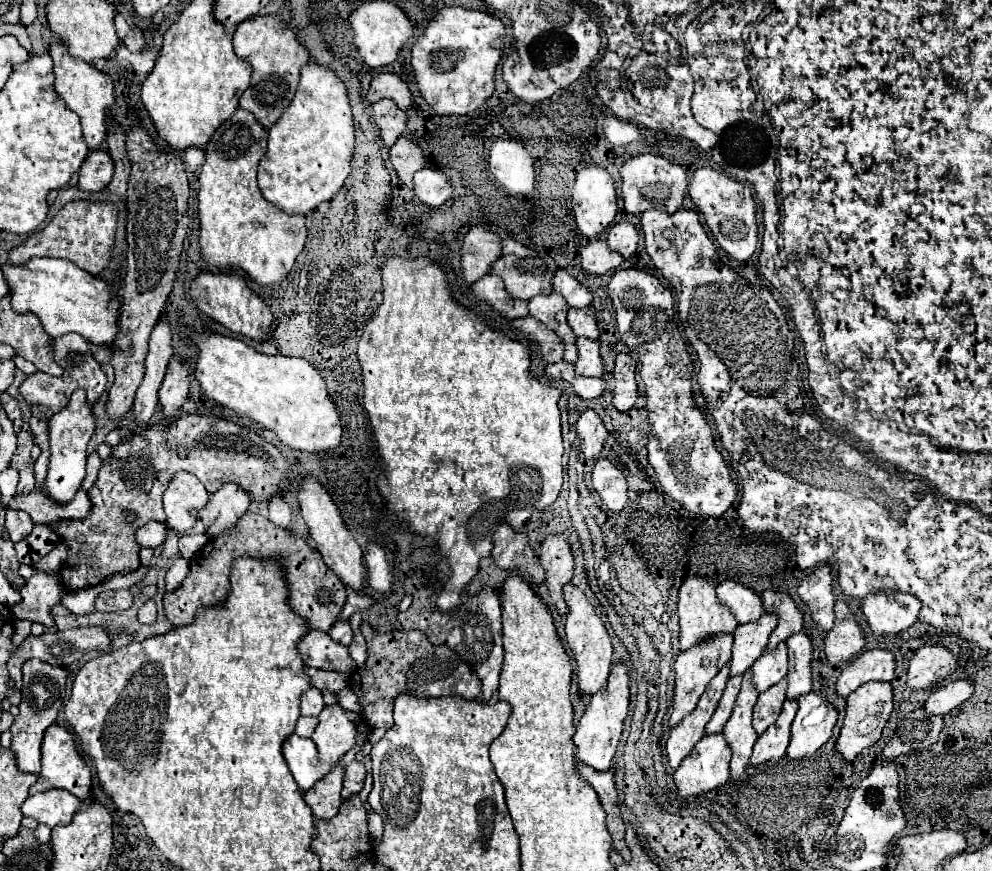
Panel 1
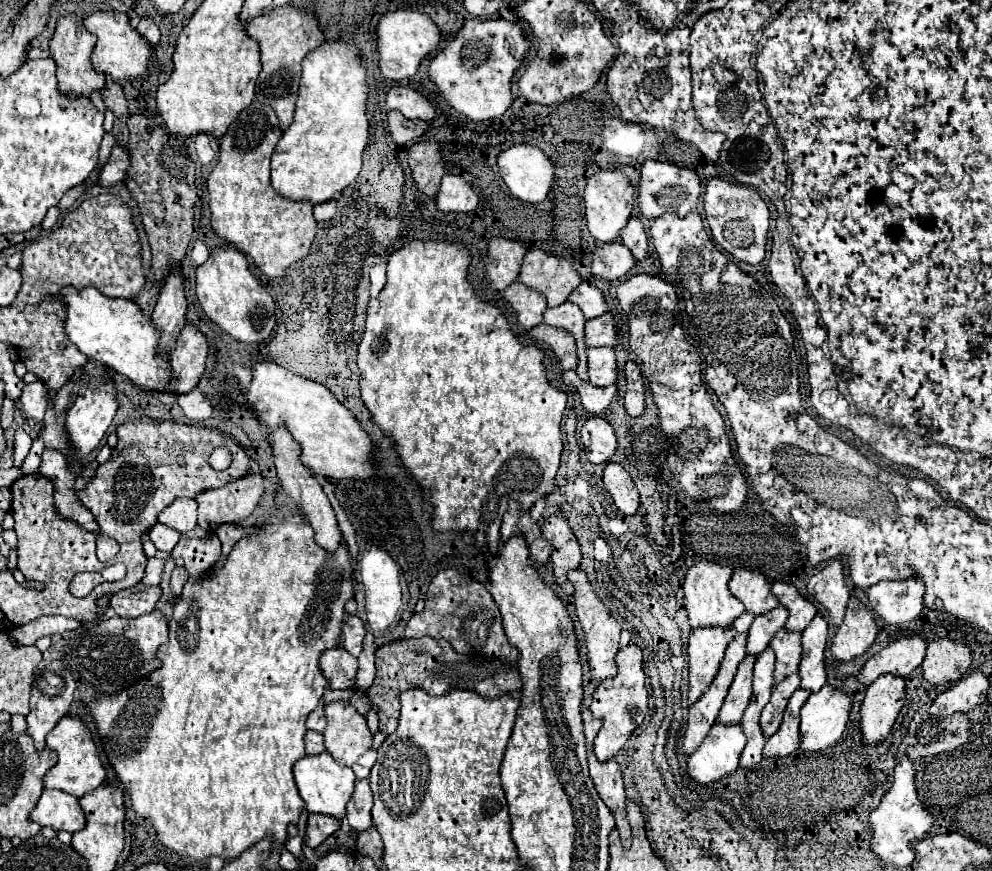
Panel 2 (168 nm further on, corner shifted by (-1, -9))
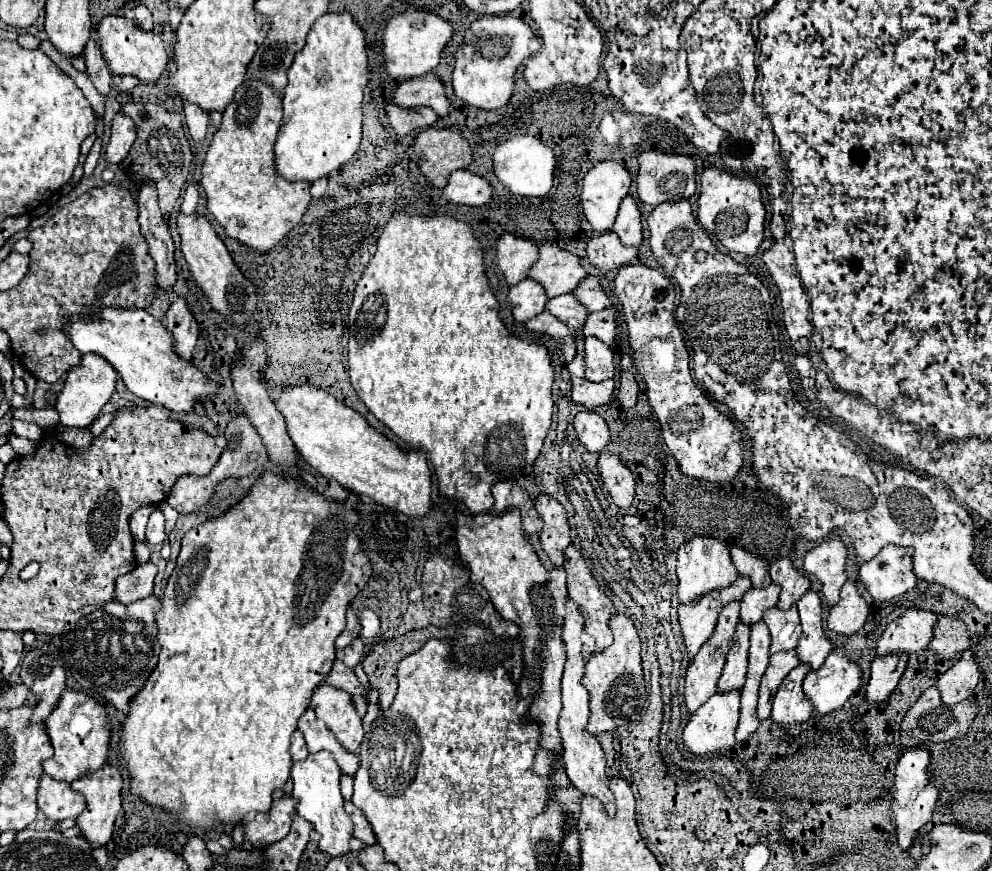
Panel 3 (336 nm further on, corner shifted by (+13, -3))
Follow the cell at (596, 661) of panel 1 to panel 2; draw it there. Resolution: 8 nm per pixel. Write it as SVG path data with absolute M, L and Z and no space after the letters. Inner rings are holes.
M577 569L573 573L569 573L569 581L575 585L575 609L577 609L577 617L579 623L585 631L587 637L587 649L589 649L589 667L591 673L597 681L603 681L605 677L615 677L615 653L619 647L619 633L621 633L621 625L615 623L615 617L609 613L609 609L603 605L603 601L597 597L597 593L593 591L587 573L583 569Z

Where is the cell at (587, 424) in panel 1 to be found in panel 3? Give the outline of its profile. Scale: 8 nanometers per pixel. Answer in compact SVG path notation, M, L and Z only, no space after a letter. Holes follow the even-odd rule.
M593 411L577 413L573 427L575 427L579 443L591 453L599 453L609 441L609 427L605 419Z

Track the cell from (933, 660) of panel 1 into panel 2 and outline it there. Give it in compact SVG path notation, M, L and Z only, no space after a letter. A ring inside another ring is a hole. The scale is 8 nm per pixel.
M947 637L933 639L927 647L927 657L921 665L923 677L929 683L949 683L959 681L971 665L971 649L967 645L955 643Z

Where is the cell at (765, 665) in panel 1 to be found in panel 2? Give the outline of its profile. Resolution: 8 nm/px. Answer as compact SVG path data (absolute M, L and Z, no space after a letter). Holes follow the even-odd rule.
M779 629L771 639L771 647L777 655L775 663L775 685L783 681L783 677L795 673L801 663L801 633L791 633L789 629Z

